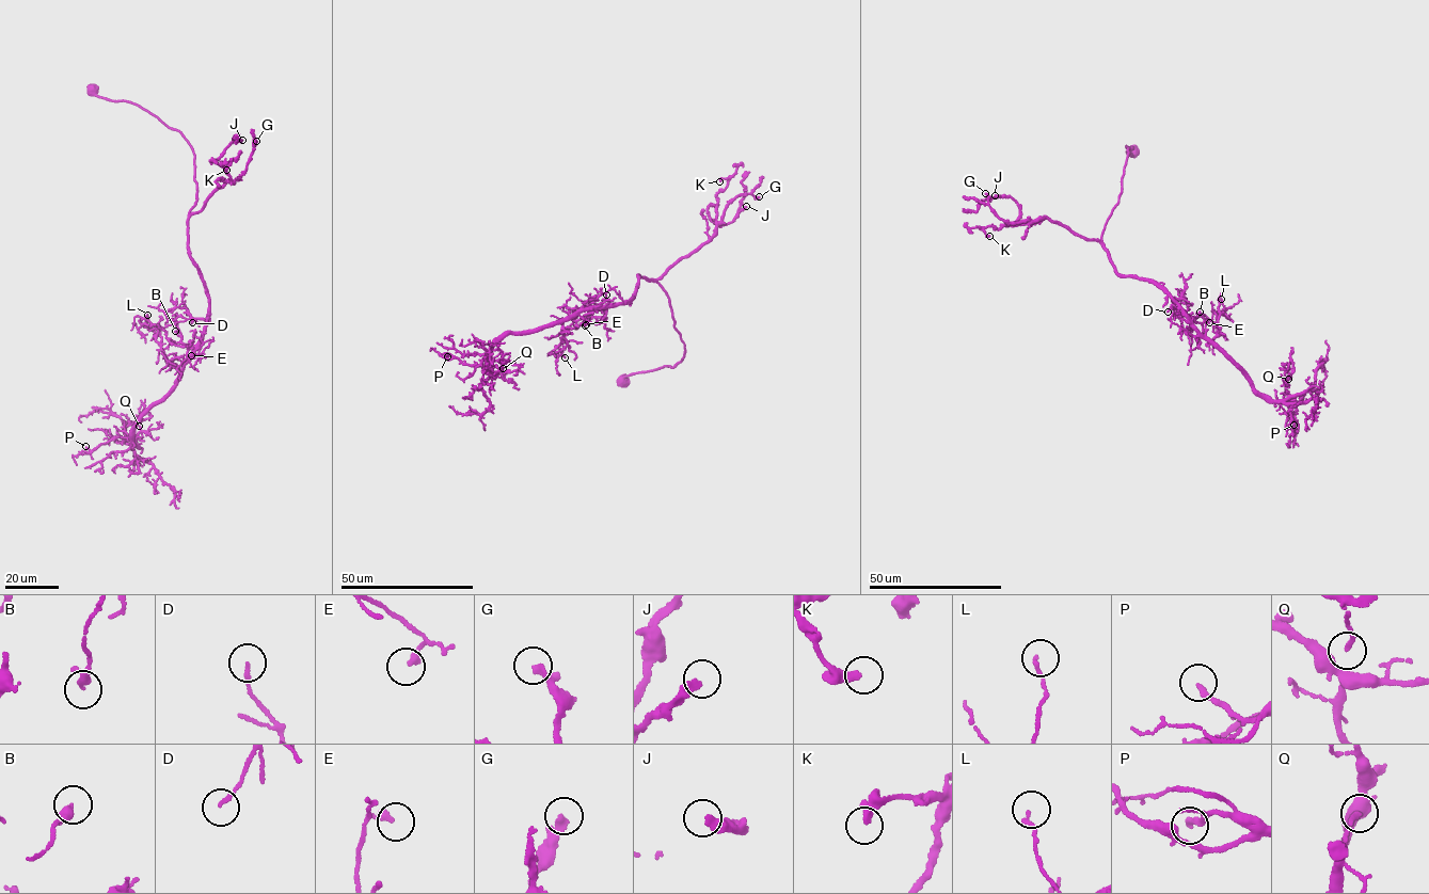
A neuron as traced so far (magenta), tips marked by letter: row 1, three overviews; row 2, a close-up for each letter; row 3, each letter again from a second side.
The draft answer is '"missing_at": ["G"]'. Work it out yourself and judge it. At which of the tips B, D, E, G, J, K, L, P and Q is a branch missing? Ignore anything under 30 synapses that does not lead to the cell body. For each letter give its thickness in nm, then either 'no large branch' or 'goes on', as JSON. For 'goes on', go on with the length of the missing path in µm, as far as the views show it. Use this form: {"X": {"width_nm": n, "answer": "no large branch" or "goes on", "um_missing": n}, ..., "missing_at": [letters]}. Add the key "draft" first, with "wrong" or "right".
{"draft": "right", "B": {"width_nm": 300, "answer": "no large branch"}, "D": {"width_nm": 140, "answer": "no large branch"}, "E": {"width_nm": 240, "answer": "no large branch"}, "G": {"width_nm": 180, "answer": "goes on", "um_missing": 20}, "J": {"width_nm": 240, "answer": "no large branch"}, "K": {"width_nm": 260, "answer": "no large branch"}, "L": {"width_nm": 150, "answer": "no large branch"}, "P": {"width_nm": 200, "answer": "no large branch"}, "Q": {"width_nm": 130, "answer": "no large branch"}, "missing_at": ["G"]}

